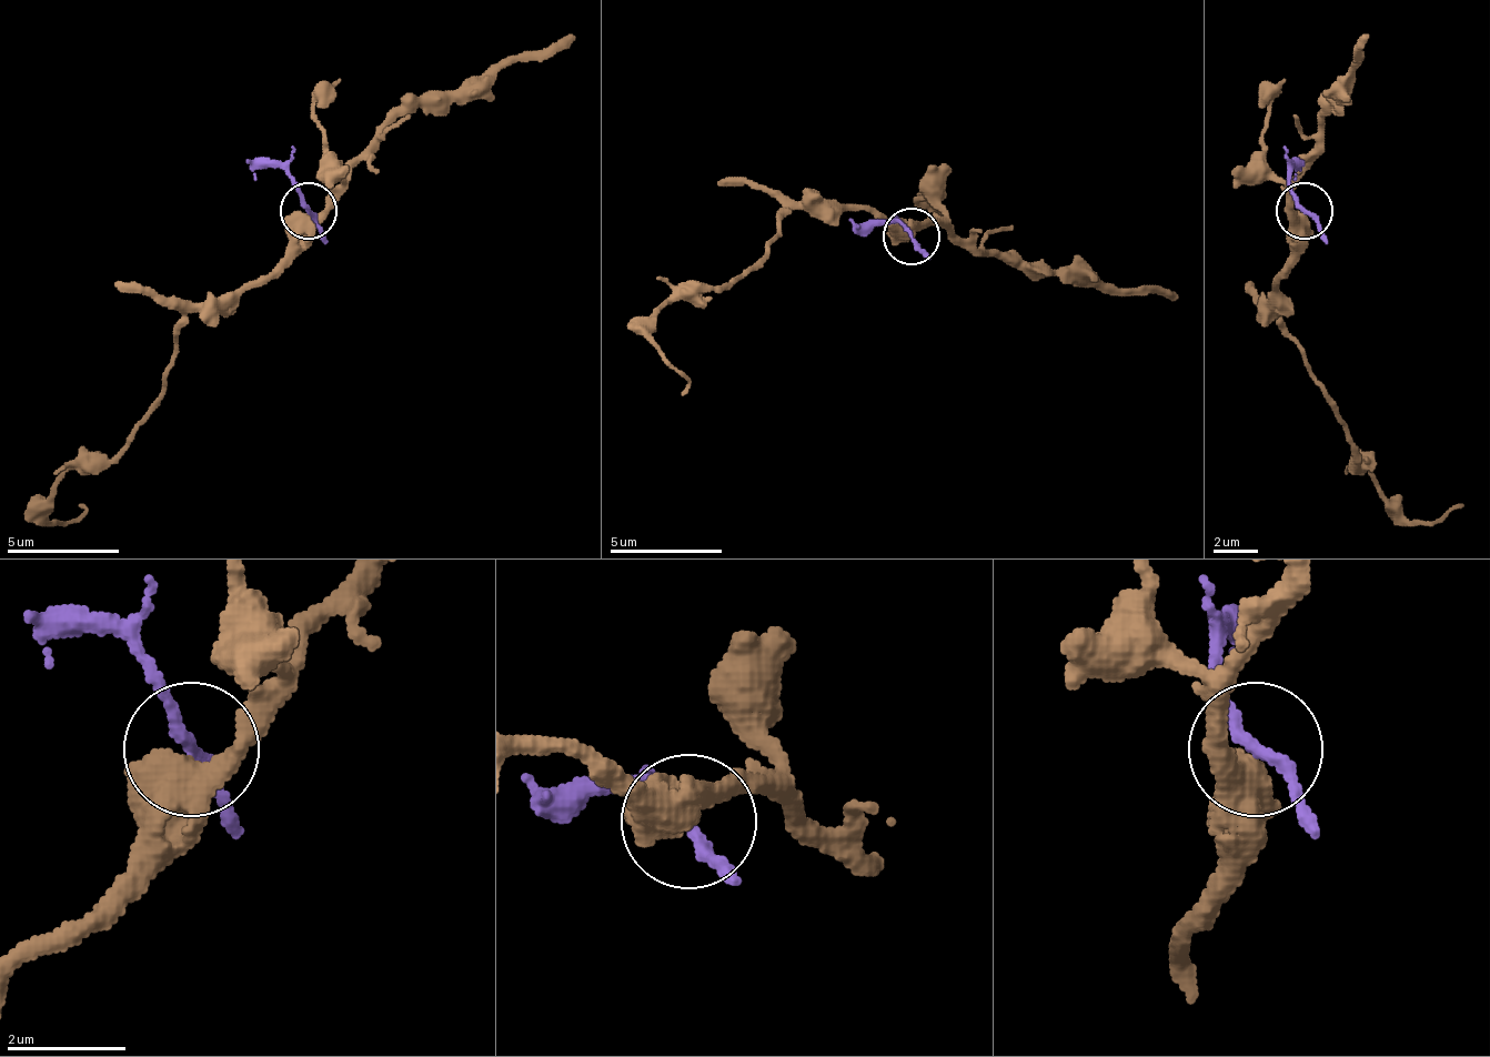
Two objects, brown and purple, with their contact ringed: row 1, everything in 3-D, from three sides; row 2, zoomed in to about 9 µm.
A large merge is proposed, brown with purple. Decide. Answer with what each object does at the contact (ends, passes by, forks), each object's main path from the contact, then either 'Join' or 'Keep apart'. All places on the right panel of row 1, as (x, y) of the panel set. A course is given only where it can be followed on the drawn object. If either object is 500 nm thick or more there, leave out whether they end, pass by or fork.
Course of brown: (1302, 214), (1302, 249), (1280, 271), (1275, 310), (1359, 462), (1409, 517), (1437, 523), (1448, 512), (1466, 506). Course of purple: (1302, 209), (1286, 159). Keep apart

